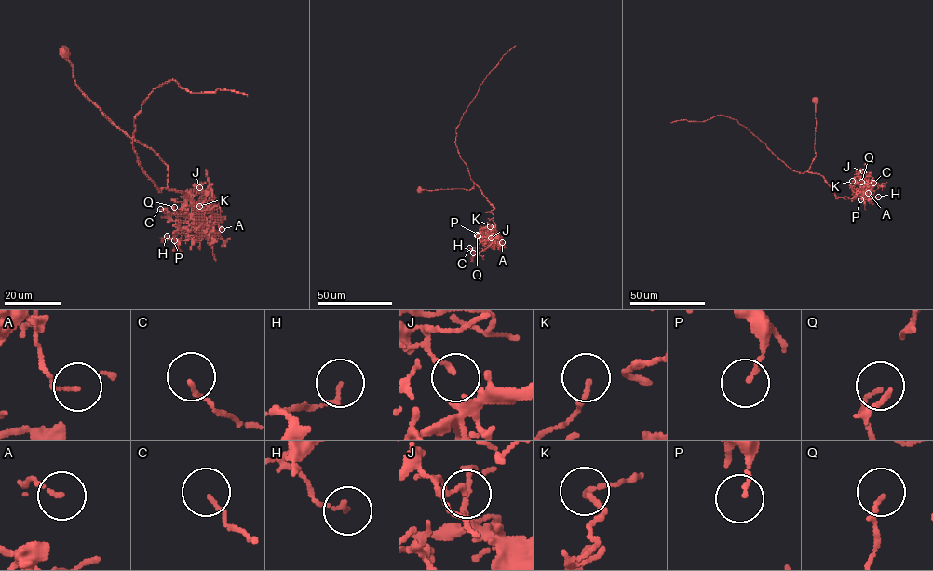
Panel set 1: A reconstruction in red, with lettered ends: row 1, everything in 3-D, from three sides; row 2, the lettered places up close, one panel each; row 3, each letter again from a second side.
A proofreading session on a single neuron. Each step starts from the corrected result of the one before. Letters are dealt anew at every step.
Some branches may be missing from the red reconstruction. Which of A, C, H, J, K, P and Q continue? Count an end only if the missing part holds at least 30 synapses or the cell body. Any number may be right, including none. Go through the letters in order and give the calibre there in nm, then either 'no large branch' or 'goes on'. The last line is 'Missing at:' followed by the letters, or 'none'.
A: 110 nm thick; no large branch
C: 100 nm thick; no large branch
H: 120 nm thick; no large branch
J: 140 nm thick; no large branch
K: 70 nm thick; no large branch
P: 120 nm thick; no large branch
Q: 110 nm thick; no large branch
Missing at: none

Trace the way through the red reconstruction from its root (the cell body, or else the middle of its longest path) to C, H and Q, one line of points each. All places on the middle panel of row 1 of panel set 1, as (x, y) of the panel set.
C: (419, 189), (470, 190), (474, 183), (479, 187), (494, 209), (491, 210), (494, 240), (475, 254), (469, 248)
H: (419, 189), (470, 190), (474, 183), (479, 187), (494, 209), (491, 212), (495, 230), (473, 252)
Q: (419, 189), (470, 190), (474, 183), (494, 209), (491, 212), (495, 230), (488, 237), (478, 236)

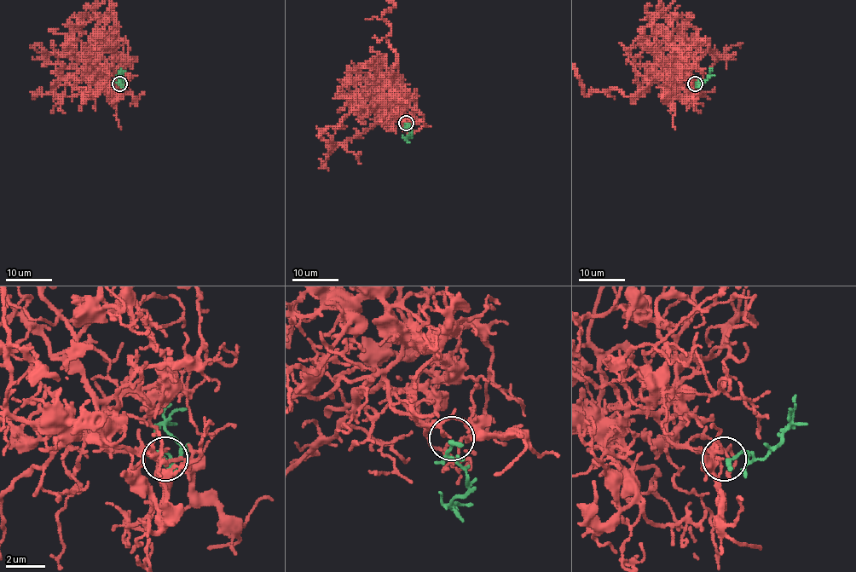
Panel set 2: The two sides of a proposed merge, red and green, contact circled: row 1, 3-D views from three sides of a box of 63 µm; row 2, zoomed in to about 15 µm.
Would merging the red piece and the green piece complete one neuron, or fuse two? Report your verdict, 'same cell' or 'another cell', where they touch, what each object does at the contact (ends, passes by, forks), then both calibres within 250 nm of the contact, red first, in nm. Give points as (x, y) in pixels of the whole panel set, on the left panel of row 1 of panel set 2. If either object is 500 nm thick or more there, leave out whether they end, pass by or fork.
same cell; place (119, 83); red forks; green passes by; calibres 120 and 190 nm

